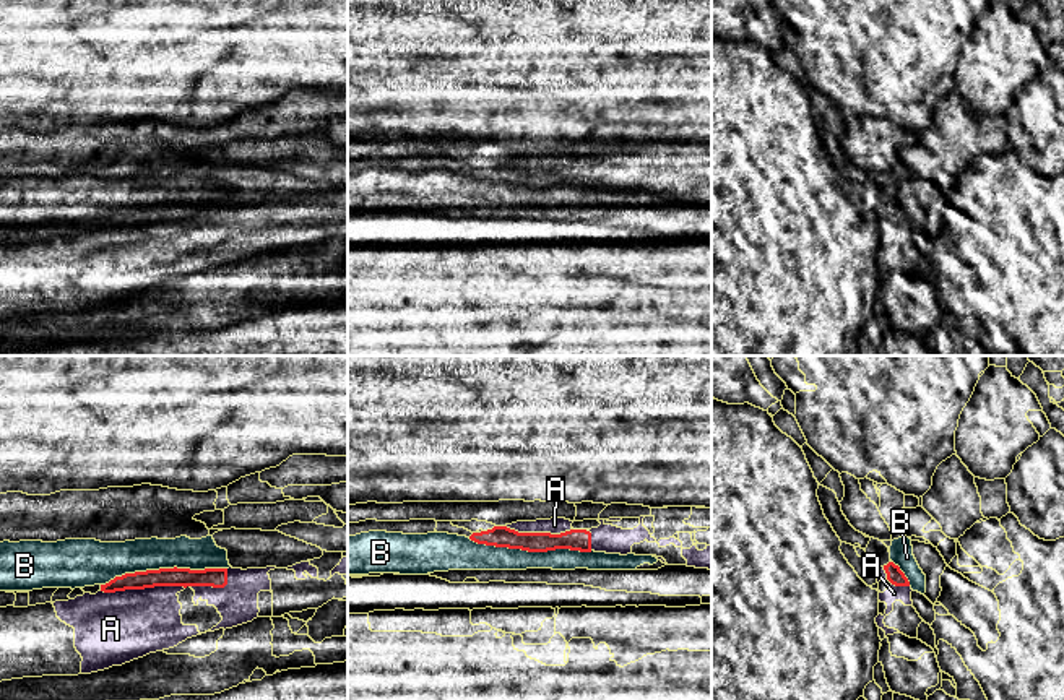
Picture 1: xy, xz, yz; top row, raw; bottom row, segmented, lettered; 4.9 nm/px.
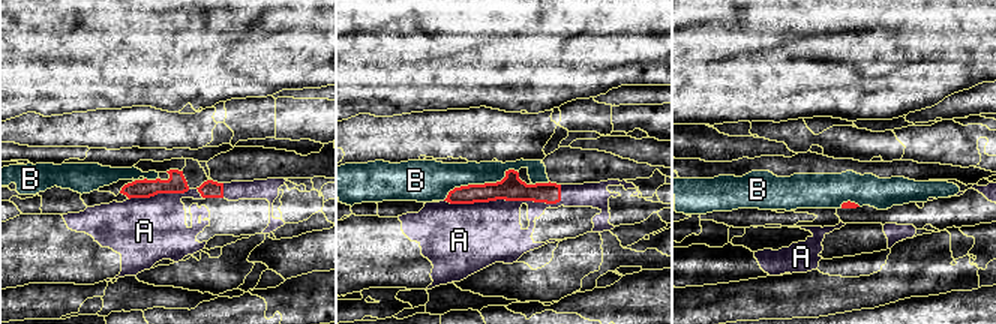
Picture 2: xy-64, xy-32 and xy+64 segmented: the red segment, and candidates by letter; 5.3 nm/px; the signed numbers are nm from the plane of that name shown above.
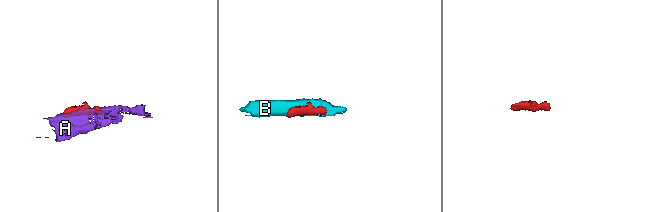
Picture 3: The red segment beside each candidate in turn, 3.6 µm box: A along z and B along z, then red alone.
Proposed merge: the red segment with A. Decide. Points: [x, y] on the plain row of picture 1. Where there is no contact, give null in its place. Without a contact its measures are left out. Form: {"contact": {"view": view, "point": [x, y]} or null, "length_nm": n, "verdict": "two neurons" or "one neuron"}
{"contact": {"view": "xy", "point": [142, 224]}, "length_nm": 420, "verdict": "one neuron"}

